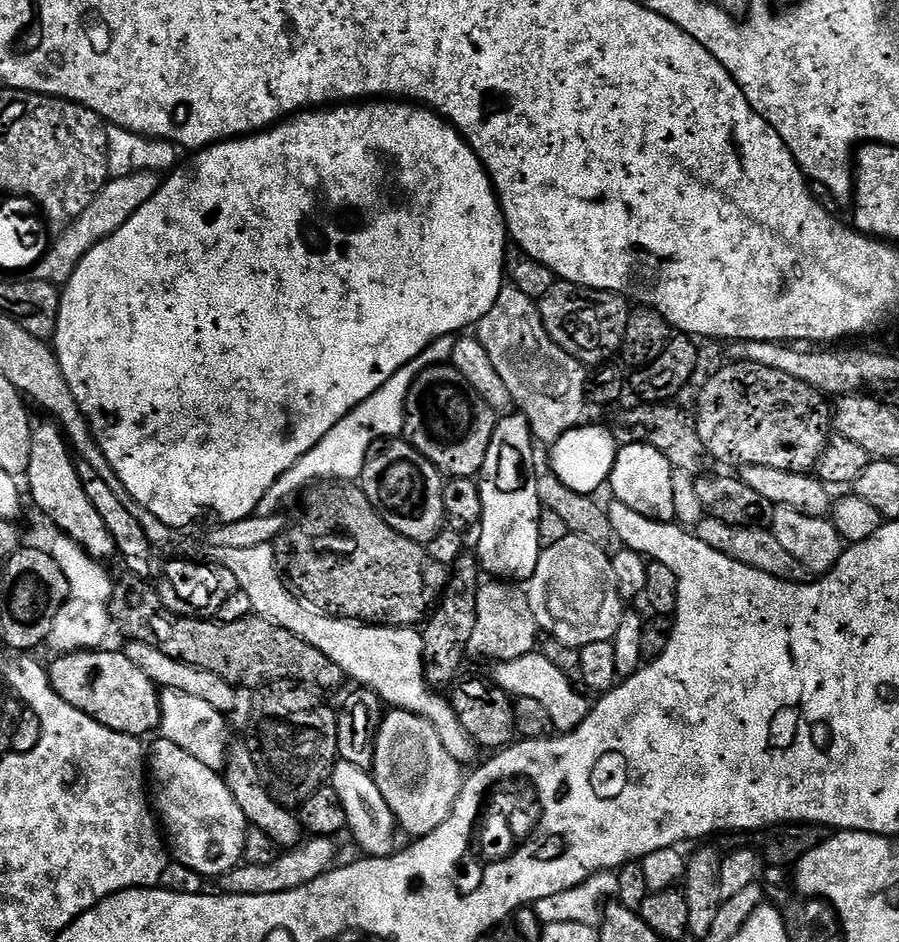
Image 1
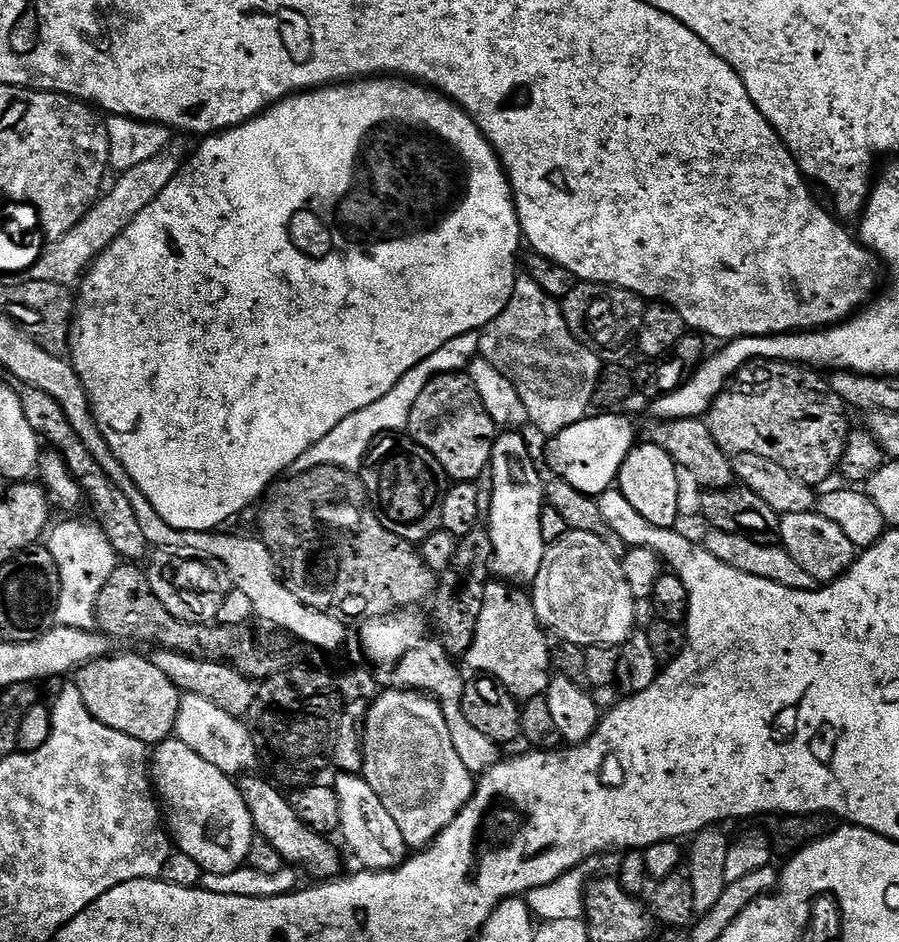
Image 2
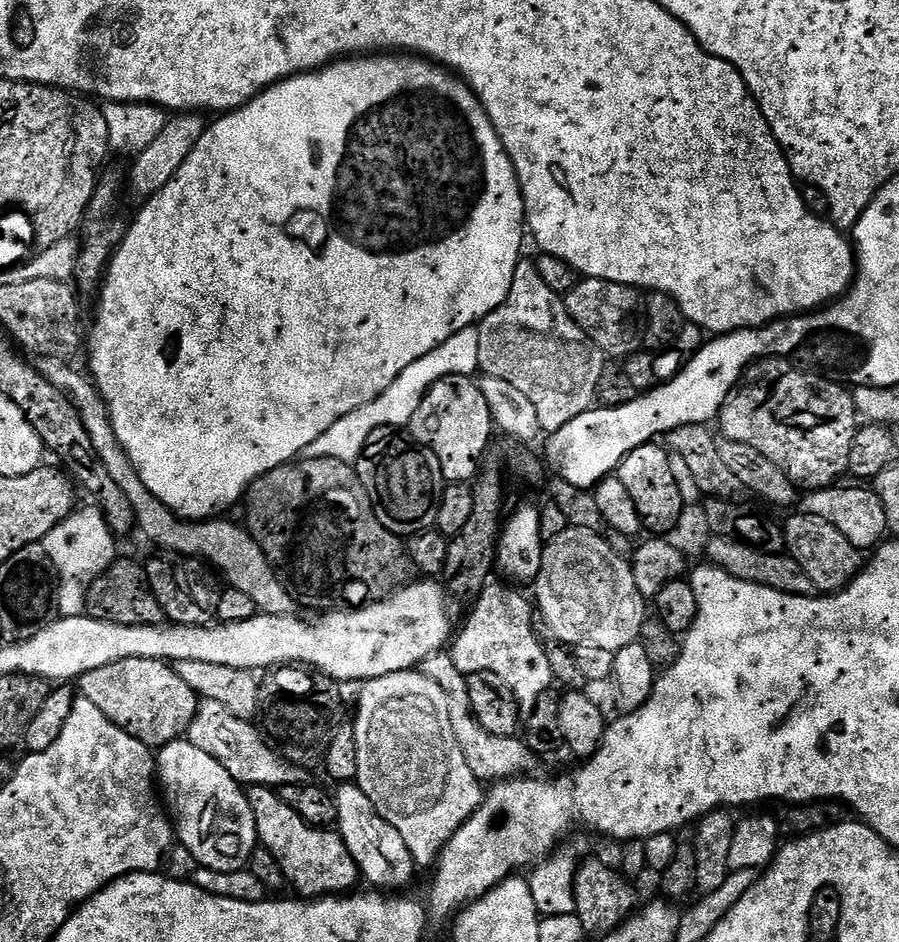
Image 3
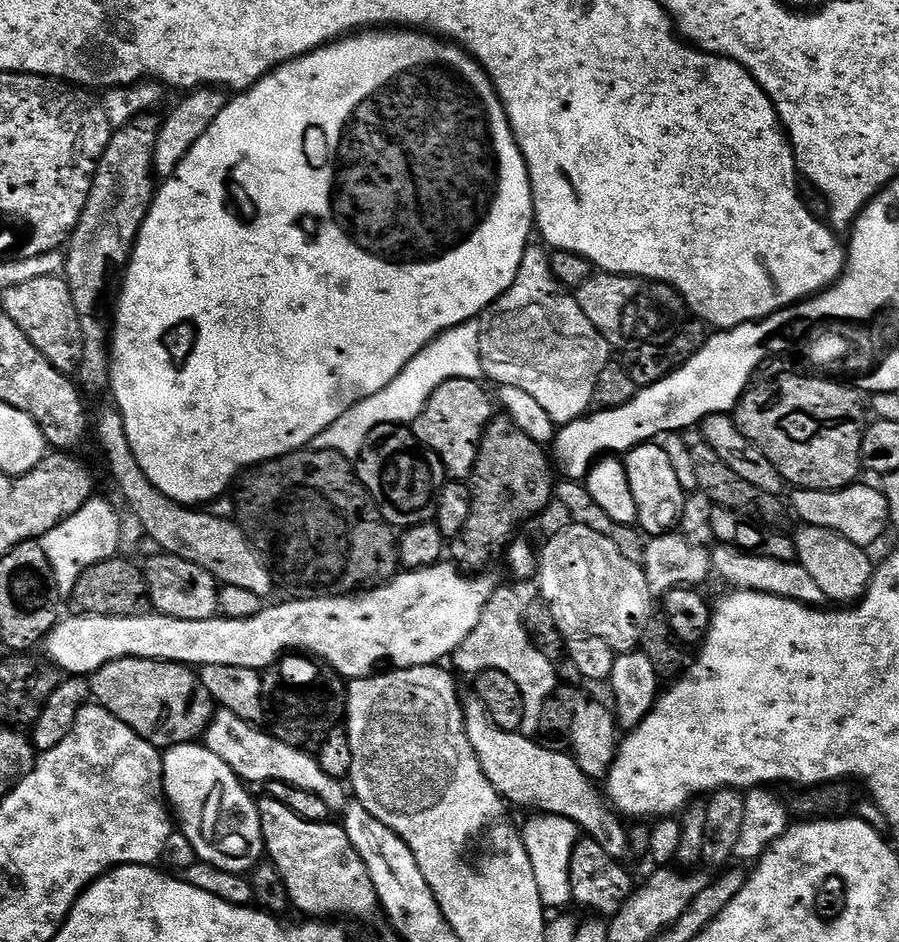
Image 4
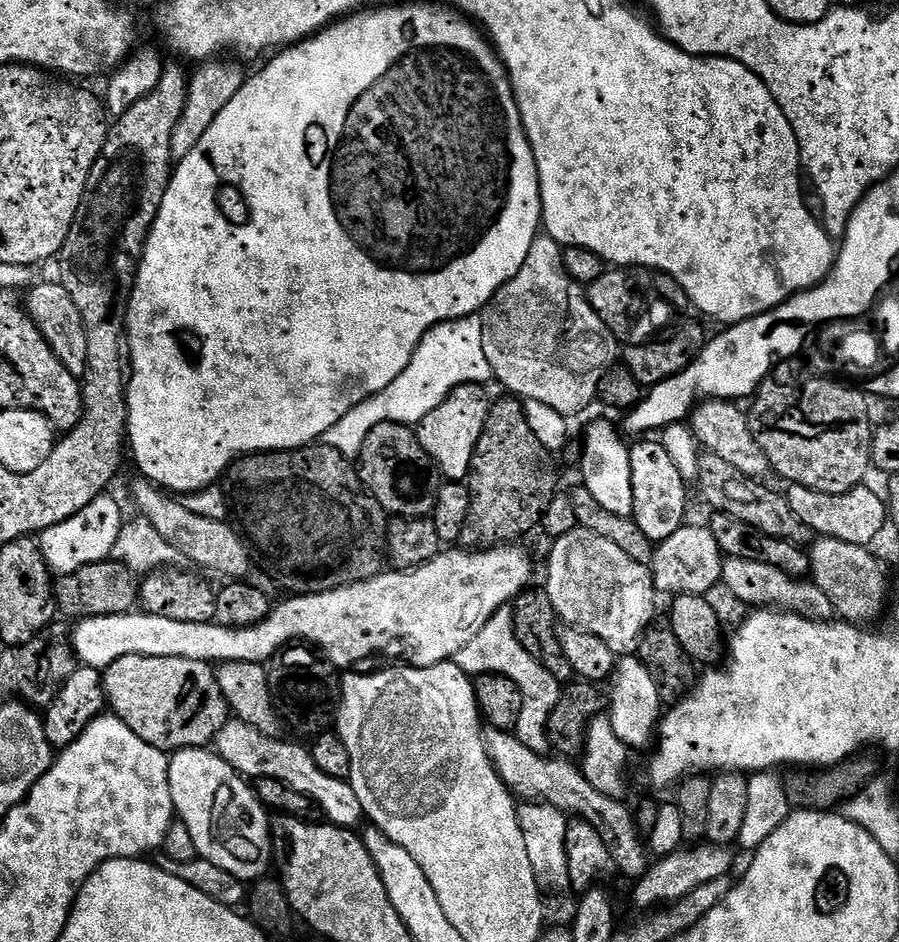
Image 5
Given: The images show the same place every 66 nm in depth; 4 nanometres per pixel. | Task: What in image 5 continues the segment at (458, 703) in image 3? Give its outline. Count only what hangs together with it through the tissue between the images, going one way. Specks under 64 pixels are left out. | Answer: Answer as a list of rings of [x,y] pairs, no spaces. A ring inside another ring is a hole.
[[[488,728],[486,745],[493,770],[513,797],[524,802],[549,804],[569,817],[586,821],[598,832],[598,838],[606,842],[617,873],[620,871],[624,876],[639,878],[648,871],[650,853],[641,832],[636,829],[633,813],[623,804],[623,799],[598,794],[598,790],[594,790],[590,782],[586,782],[583,771],[577,765],[575,768],[572,762],[564,758],[548,760],[547,755],[540,755],[524,746],[512,732],[499,732],[497,728]]]

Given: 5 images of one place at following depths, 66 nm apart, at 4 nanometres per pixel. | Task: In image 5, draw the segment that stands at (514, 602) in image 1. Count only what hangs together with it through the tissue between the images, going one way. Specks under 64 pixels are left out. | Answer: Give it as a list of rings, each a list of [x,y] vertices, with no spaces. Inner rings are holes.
[[[509,605],[499,608],[452,660],[464,673],[474,678],[486,673],[498,673],[510,678],[522,694],[522,711],[514,734],[524,746],[535,753],[545,755],[551,749],[548,740],[549,715],[558,704],[562,684],[518,642],[513,630],[513,612]]]

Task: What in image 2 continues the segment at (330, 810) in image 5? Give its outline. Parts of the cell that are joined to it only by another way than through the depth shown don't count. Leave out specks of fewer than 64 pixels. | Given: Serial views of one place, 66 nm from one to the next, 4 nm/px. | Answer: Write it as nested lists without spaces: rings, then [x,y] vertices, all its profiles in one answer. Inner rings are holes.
[[[189,696],[180,697],[180,709],[176,719],[175,739],[181,740],[198,758],[206,758],[210,766],[218,766],[227,776],[236,778],[241,774],[248,774],[258,764],[258,749],[252,741],[252,729],[241,717],[226,714],[214,702],[206,702],[206,698]]]

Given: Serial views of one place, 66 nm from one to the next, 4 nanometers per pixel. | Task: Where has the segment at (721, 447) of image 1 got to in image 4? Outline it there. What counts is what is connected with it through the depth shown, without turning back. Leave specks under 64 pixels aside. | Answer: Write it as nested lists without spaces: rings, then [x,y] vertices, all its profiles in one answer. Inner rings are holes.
[[[784,372],[781,376],[774,377],[773,380],[764,380],[761,384],[759,384],[759,382],[753,383],[734,409],[736,425],[740,428],[741,434],[743,434],[753,446],[758,450],[762,450],[762,454],[766,458],[770,458],[770,462],[778,470],[780,477],[791,485],[793,489],[809,488],[810,490],[830,490],[833,492],[839,488],[846,488],[850,484],[857,483],[857,476],[862,469],[860,451],[862,450],[862,438],[864,437],[864,429],[866,427],[866,419],[864,420],[864,412],[866,416],[866,404],[865,401],[864,404],[860,401],[860,399],[862,399],[861,393],[853,387],[849,387],[843,383],[837,383],[829,378],[819,380],[821,377],[816,374],[798,375],[800,376],[795,376],[792,372]]]

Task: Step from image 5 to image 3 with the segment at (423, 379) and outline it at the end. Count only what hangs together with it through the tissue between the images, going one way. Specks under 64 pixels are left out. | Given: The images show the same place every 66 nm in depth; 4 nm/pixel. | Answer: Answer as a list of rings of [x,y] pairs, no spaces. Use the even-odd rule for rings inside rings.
[[[476,326],[462,330],[454,334],[454,338],[442,342],[442,346],[430,350],[430,354],[418,358],[418,362],[410,362],[410,366],[406,366],[406,370],[402,370],[402,374],[398,374],[398,378],[394,378],[391,386],[378,398],[374,398],[374,402],[366,402],[366,406],[346,414],[346,418],[338,418],[338,422],[334,422],[334,426],[330,426],[326,434],[314,438],[314,442],[310,442],[310,446],[304,448],[303,459],[338,458],[342,462],[355,465],[360,455],[364,453],[370,434],[374,434],[374,430],[379,428],[403,429],[411,422],[414,418],[414,410],[418,410],[418,402],[422,402],[422,398],[430,390],[430,386],[434,386],[434,382],[447,376],[475,377],[477,375],[480,367],[479,333],[480,329]]]

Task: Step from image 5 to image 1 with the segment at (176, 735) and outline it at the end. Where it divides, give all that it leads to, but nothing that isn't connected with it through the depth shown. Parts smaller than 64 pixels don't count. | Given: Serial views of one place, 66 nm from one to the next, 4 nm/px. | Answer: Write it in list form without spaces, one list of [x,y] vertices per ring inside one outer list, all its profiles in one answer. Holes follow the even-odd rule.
[[[81,650],[60,654],[56,661],[48,668],[48,677],[52,688],[63,700],[70,702],[78,710],[82,710],[90,718],[97,720],[102,726],[106,726],[115,732],[121,732],[127,736],[144,738],[147,732],[155,733],[160,726],[160,693],[161,689],[153,680],[146,678],[134,662],[124,655],[123,651],[104,652],[105,650]]]

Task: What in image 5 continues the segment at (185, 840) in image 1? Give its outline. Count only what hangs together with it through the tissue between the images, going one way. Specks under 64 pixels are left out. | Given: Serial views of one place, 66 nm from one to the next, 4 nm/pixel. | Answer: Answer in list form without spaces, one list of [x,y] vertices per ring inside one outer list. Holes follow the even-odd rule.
[[[207,747],[179,749],[169,759],[168,777],[175,815],[179,823],[190,830],[190,838],[194,838],[199,859],[214,862],[214,866],[226,870],[226,874],[234,874],[245,882],[255,882],[269,871],[267,868],[270,868],[274,860],[269,813],[260,803],[255,791],[249,785],[248,788],[244,785],[247,783],[222,757]]]

